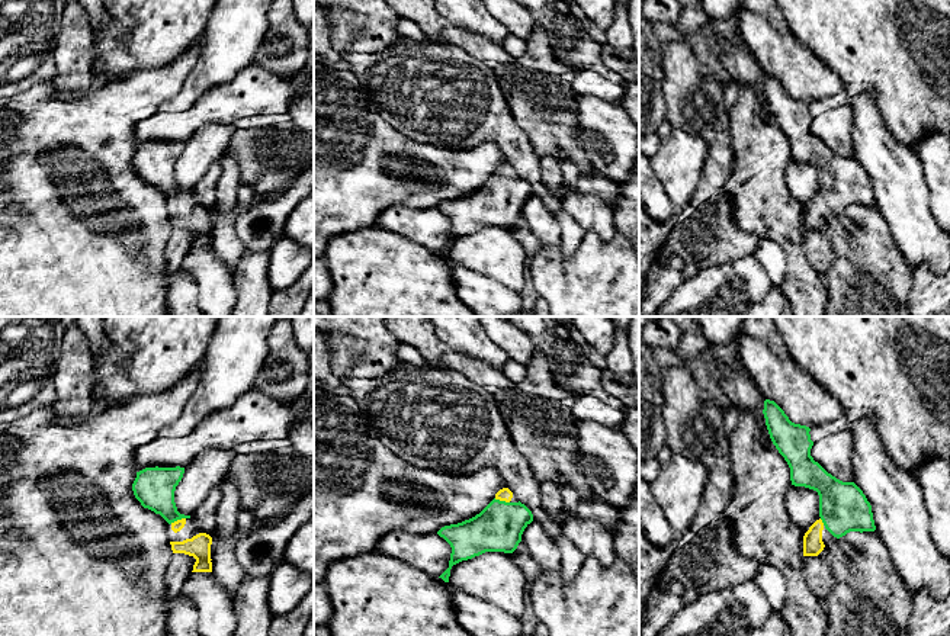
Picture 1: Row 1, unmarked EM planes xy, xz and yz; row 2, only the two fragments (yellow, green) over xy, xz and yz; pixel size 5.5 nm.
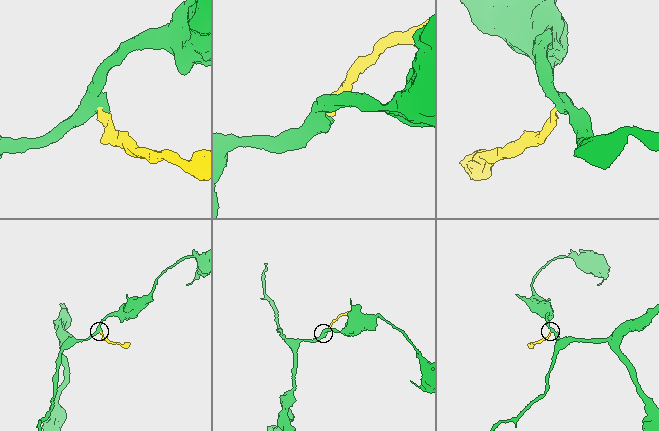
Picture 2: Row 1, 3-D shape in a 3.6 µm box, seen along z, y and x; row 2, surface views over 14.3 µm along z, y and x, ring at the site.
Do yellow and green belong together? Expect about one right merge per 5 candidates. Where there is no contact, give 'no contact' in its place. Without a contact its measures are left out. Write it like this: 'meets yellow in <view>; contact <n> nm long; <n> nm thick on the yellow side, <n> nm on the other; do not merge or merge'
meets yellow in xy; contact 90 nm long; 60 nm thick on the yellow side, 220 nm on the other; merge

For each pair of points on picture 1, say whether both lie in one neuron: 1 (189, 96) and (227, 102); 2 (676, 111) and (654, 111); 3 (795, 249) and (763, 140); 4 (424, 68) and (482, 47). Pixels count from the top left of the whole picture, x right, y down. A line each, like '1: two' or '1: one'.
1: two
2: two
3: one
4: two

